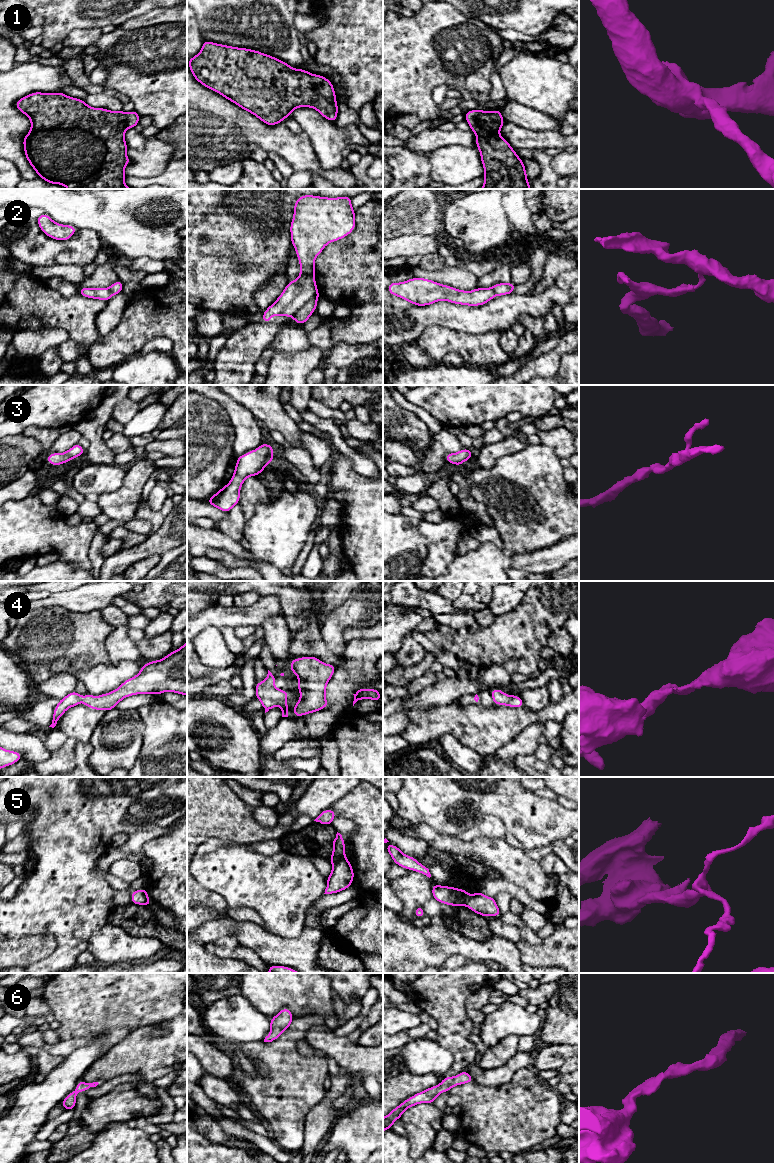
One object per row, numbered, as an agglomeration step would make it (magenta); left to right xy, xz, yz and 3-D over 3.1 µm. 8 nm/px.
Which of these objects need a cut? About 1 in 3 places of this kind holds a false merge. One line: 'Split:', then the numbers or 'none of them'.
Split: 2, 5

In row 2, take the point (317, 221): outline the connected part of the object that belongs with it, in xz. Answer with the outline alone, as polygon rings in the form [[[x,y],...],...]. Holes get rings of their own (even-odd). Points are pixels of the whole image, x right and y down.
[[[302,195],[294,203],[290,233],[300,264],[300,275],[295,281],[289,281],[277,300],[264,311],[262,322],[271,323],[271,315],[293,317],[311,298],[319,295],[315,281],[315,258],[327,244],[348,236],[355,229],[355,210],[351,200],[352,197],[347,196],[329,198]]]

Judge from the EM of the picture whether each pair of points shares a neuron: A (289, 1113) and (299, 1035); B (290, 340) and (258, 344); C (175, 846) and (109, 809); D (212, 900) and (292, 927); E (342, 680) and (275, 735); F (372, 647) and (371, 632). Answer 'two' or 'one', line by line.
A: one
B: two
C: two
D: two
E: one
F: two

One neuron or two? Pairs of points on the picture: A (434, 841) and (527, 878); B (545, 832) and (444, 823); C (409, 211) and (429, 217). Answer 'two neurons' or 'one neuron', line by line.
A: one neuron
B: one neuron
C: one neuron

